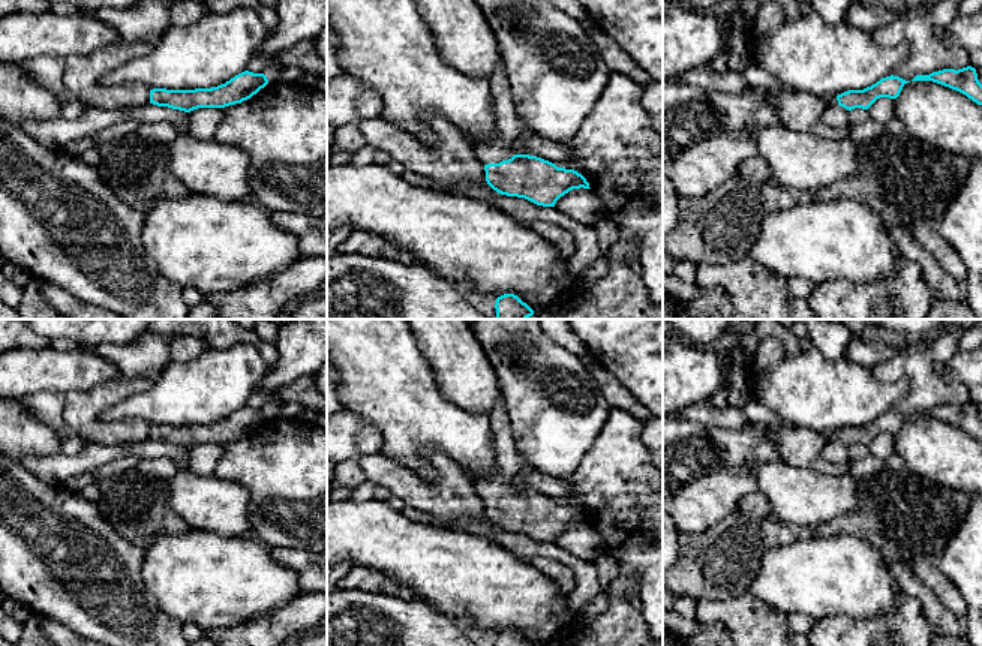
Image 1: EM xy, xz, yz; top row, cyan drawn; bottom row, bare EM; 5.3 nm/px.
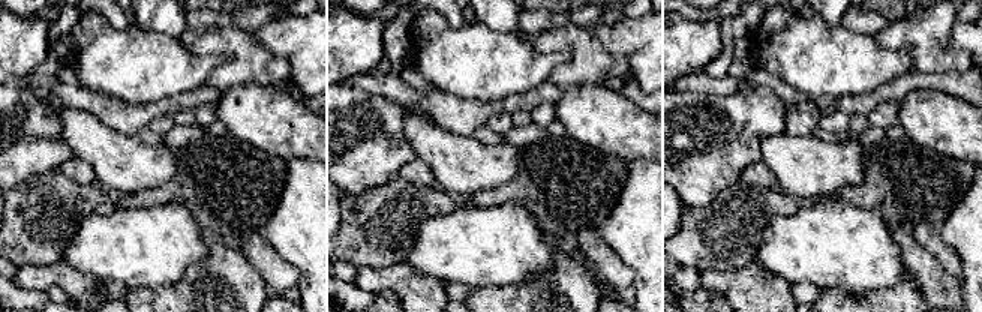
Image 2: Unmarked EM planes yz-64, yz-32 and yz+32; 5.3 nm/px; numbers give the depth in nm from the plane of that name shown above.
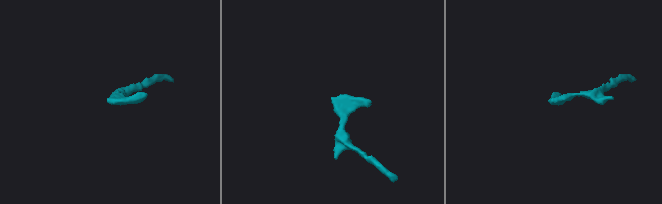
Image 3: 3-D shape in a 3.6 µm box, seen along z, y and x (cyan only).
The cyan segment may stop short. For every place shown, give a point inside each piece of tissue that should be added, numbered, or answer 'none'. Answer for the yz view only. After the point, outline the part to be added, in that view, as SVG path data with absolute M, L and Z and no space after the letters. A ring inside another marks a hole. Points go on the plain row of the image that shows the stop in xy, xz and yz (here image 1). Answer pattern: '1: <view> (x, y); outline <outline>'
1: yz (798, 447); outline M771 426L771 441L778 447L781 460L792 466L810 466L823 447L838 441L837 432L823 435L810 429Z

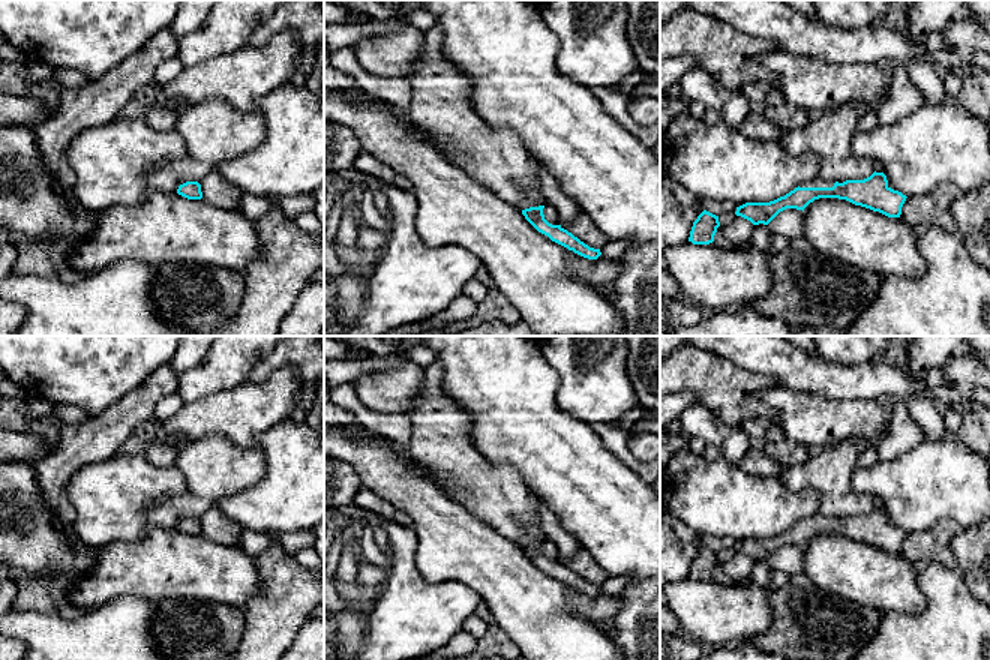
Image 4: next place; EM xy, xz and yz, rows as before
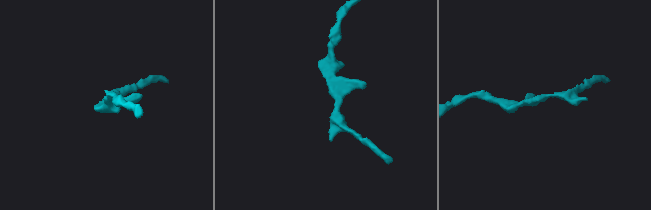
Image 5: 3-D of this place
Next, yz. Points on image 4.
1: yz (818, 518); outline M816 513L810 518L800 520L800 524L832 524L834 519L836 519L834 516L824 516L820 513Z

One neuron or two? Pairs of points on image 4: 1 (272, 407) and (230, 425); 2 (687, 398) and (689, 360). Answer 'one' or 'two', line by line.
1: one
2: two

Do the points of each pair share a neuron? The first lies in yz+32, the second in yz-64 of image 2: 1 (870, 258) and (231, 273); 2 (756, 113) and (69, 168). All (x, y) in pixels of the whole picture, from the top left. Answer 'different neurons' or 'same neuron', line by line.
1: different neurons
2: different neurons

